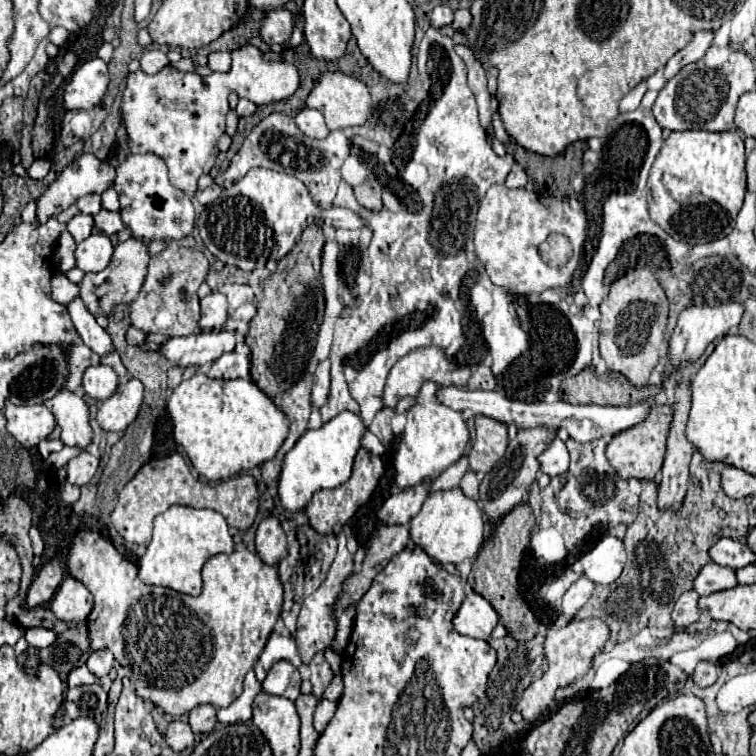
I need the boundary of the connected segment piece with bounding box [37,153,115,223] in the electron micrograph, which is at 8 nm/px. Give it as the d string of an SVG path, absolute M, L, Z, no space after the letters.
M81 153L79 157L75 157L73 163L69 163L61 171L61 175L47 187L47 191L37 201L37 221L45 223L49 217L59 215L61 211L65 211L67 207L71 207L73 203L77 203L81 197L85 197L89 193L101 195L105 189L109 189L113 185L113 179L115 179L115 169L107 161L99 161L91 153Z

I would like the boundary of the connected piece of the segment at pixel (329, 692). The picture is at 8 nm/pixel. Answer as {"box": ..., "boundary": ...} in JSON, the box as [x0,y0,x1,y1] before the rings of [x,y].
{"box":[324,675,343,702],"boundary":[[[335,675],[333,681],[331,681],[330,685],[324,691],[324,698],[330,698],[330,700],[337,702],[341,695],[343,694],[343,679],[342,675]]]}

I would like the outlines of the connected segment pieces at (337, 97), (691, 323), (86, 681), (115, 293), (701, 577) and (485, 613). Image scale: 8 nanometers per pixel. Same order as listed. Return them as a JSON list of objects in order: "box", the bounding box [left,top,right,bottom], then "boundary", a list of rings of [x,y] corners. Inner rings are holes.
[{"box":[307,71,371,131],"boundary":[[[327,71],[319,77],[315,87],[311,89],[311,93],[307,97],[307,107],[319,109],[325,115],[325,123],[331,131],[345,129],[345,127],[363,125],[367,121],[367,113],[371,109],[371,95],[369,95],[367,85],[361,83],[359,79],[345,75],[341,71]]]},{"box":[669,303,743,365],"boundary":[[[727,303],[727,305],[719,305],[719,307],[687,307],[681,315],[679,315],[679,321],[677,321],[677,327],[673,331],[673,337],[669,341],[669,357],[673,363],[677,365],[683,365],[683,363],[689,363],[689,361],[695,361],[703,355],[705,347],[727,335],[727,331],[733,327],[733,325],[739,325],[743,317],[743,305],[741,303]]]},{"box":[67,665,99,687],"boundary":[[[81,665],[81,667],[77,667],[77,669],[73,669],[71,673],[69,673],[69,677],[67,677],[67,683],[69,683],[69,687],[79,687],[79,685],[91,685],[91,683],[97,683],[99,679],[85,667],[85,665]]]},{"box":[79,239,149,315],"boundary":[[[127,239],[123,243],[119,243],[115,247],[115,253],[111,257],[111,263],[107,265],[107,269],[99,271],[99,273],[87,273],[85,279],[81,281],[81,293],[79,297],[83,299],[85,307],[95,315],[109,315],[109,311],[121,303],[129,305],[137,299],[137,293],[141,291],[141,285],[145,281],[145,273],[147,273],[147,263],[149,263],[149,253],[147,253],[147,245],[141,239]]]},{"box":[693,563,737,595],"boundary":[[[707,563],[701,567],[699,575],[693,579],[693,589],[699,595],[709,595],[715,591],[723,591],[723,589],[731,589],[737,585],[735,579],[735,571],[729,567],[721,567],[715,563]]]},{"box":[455,593,499,639],"boundary":[[[469,593],[455,615],[455,629],[473,639],[489,639],[499,621],[497,611],[479,593]]]}]

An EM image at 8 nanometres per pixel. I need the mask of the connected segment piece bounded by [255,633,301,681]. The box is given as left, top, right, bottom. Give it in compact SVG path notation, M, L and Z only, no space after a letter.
M271 633L269 641L267 641L267 645L263 649L263 653L259 655L259 659L255 663L255 675L257 675L257 679L263 681L267 677L267 673L269 673L269 669L273 667L273 663L277 663L281 659L293 663L295 667L301 665L299 653L295 651L293 637L283 637L279 633Z

